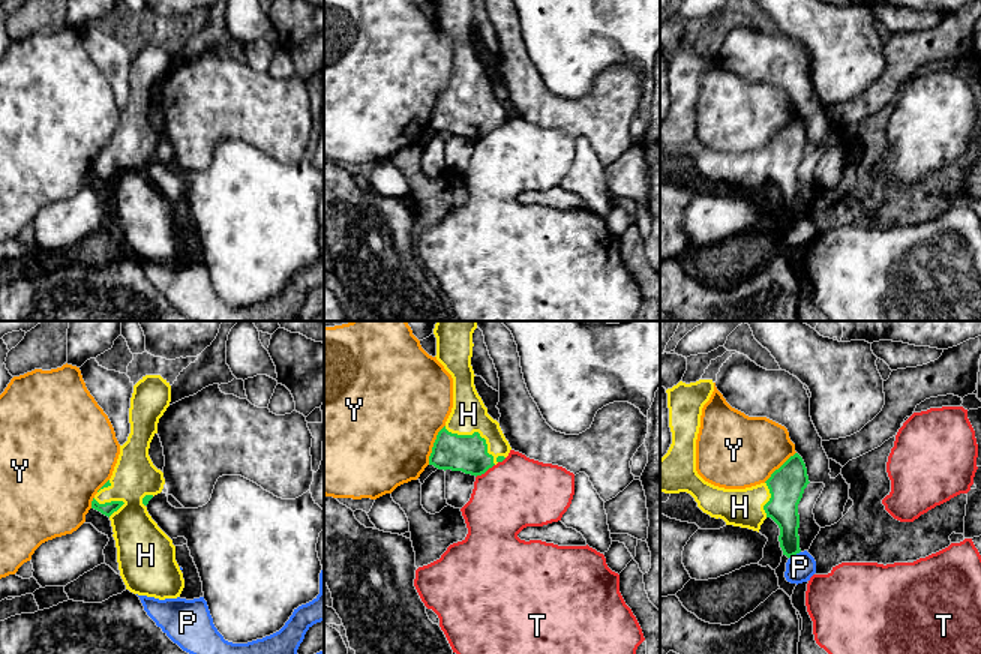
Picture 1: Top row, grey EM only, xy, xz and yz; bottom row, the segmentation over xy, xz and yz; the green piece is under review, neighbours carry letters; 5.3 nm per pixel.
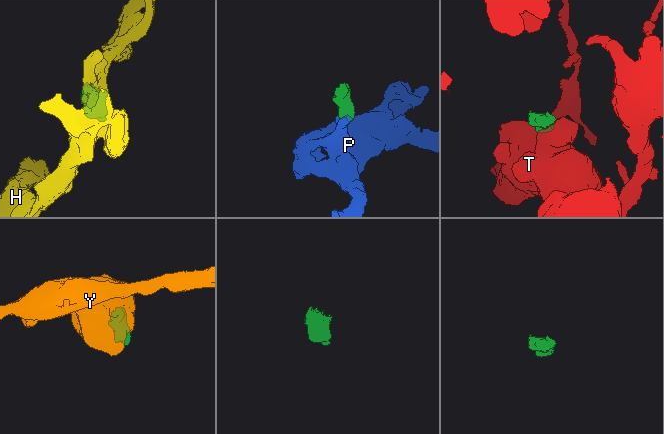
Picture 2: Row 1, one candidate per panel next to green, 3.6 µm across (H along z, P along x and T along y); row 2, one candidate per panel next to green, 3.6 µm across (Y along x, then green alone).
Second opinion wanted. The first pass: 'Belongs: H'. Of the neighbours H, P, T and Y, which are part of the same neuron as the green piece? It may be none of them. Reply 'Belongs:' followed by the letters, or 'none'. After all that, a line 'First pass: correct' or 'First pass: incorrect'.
Belongs: H
First pass: correct

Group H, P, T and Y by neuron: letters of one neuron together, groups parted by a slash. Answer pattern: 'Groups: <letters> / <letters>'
Groups: H / P / T / Y

